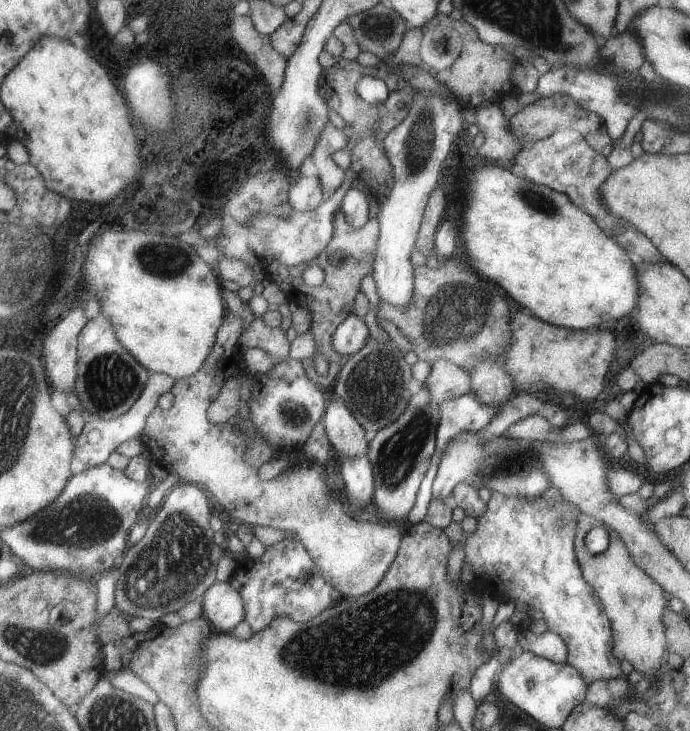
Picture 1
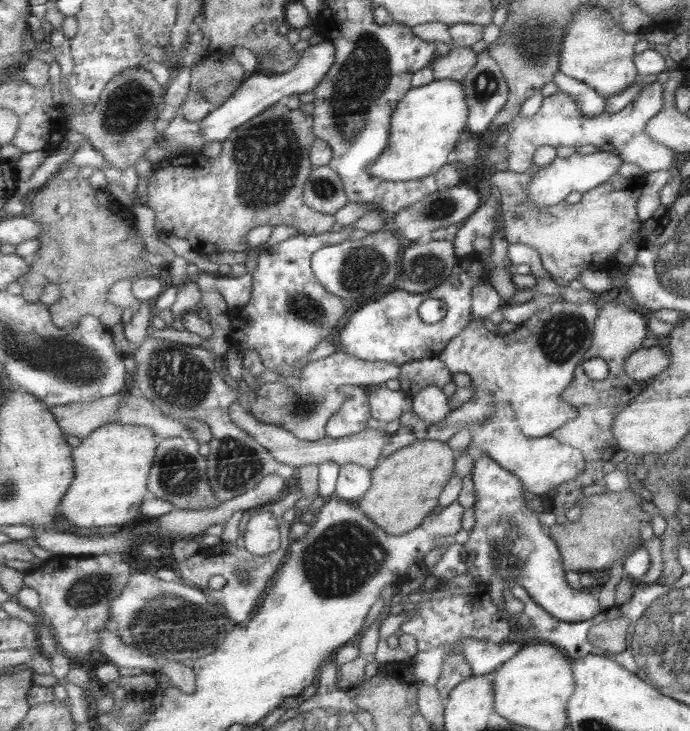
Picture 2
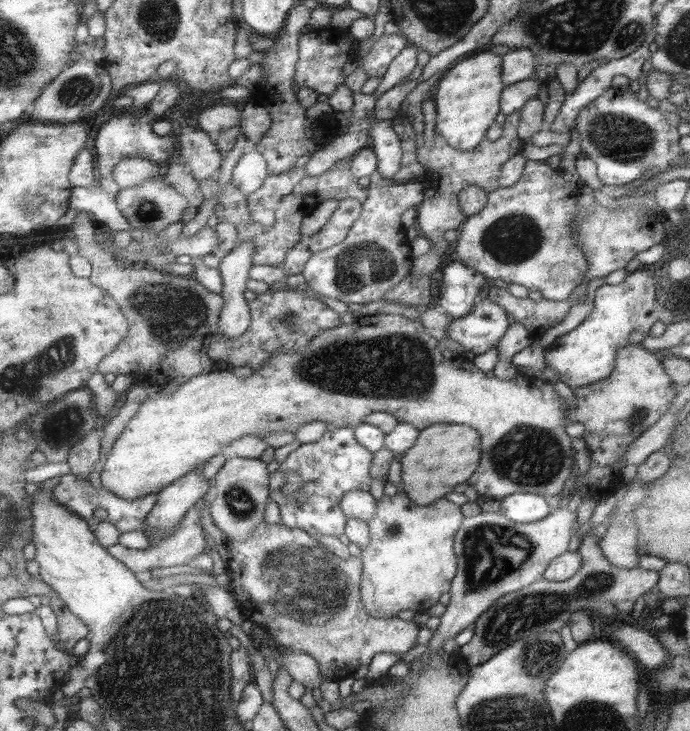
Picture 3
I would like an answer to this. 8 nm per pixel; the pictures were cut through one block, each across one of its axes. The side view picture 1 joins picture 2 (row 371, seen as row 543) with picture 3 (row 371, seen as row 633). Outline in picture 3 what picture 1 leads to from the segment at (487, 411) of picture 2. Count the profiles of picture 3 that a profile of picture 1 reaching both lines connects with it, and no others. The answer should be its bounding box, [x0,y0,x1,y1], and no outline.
[547,269,671,389]

